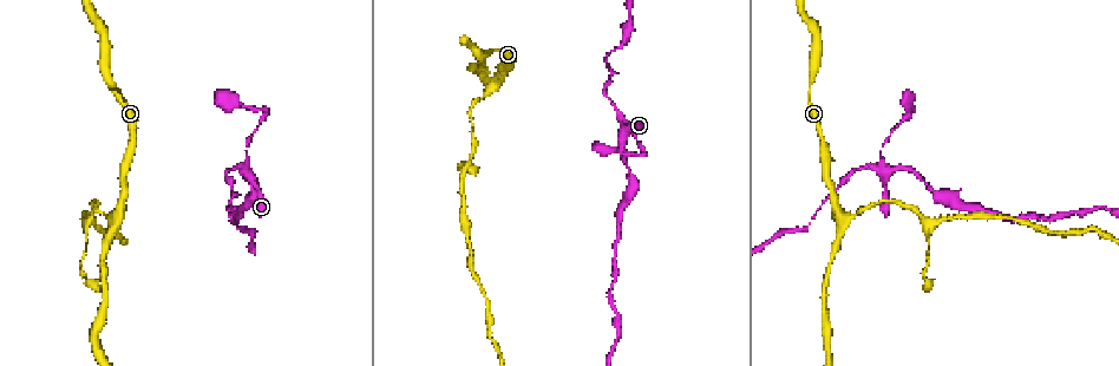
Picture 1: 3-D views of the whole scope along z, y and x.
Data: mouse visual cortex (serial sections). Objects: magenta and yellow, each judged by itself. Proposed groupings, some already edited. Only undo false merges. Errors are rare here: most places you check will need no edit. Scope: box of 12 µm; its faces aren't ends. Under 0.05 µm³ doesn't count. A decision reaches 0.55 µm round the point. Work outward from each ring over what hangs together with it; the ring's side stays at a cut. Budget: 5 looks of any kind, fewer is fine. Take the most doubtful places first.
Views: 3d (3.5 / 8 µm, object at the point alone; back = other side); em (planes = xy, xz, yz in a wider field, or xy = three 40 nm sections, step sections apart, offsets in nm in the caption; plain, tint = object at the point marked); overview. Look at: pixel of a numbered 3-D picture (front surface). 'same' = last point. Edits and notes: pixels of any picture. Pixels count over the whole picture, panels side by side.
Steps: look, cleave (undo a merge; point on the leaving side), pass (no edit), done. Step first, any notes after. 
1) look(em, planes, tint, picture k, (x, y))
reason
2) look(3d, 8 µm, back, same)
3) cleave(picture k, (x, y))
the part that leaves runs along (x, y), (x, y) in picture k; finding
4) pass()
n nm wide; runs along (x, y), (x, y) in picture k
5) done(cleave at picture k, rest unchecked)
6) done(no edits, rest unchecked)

look(3d, 3.5 µm, picture 1, (884, 174))
calibre changes

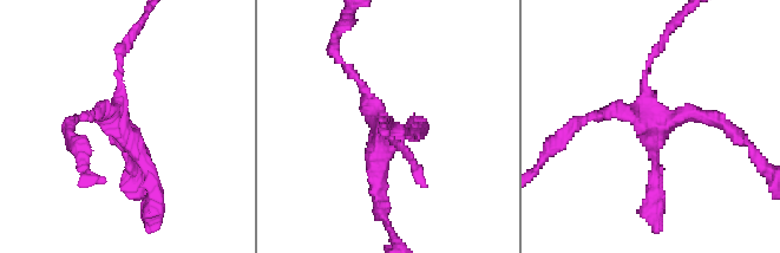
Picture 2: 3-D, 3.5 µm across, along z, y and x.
look(em, xy, step 2, tint, picture 2, (654, 137))
now the EM

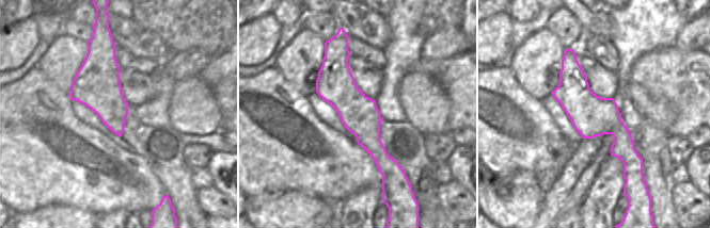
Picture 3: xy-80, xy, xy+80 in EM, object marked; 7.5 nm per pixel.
pass()
runs along (653, 203), (661, 128), (686, 114), (722, 121) in picture 2; continuous, no second cell

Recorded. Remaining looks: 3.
look(3d, 8 µm, picture 1, (118, 219))
three arms meet

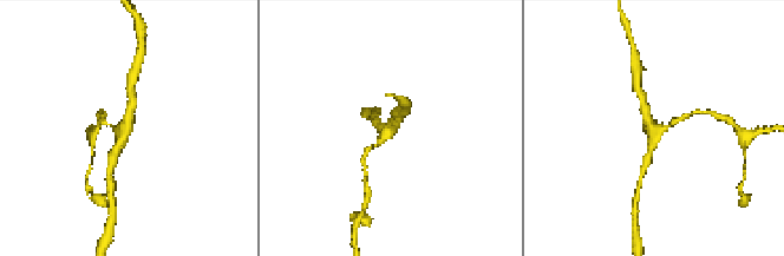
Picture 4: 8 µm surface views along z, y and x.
look(em, planes, tint, picture 4, (122, 132))
3 arms; arms of 150, 250, 250 nm; shape alone is not enough

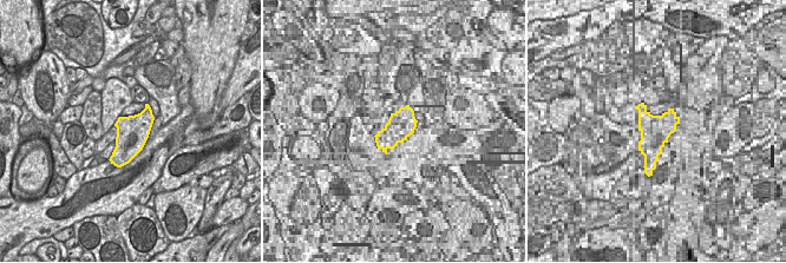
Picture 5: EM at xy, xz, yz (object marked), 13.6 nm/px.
pass()
440 nm wide; runs along (397, 118), (384, 138), (366, 151) in picture 4; all the same cell

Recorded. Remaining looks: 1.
done(no edits, rest unchecked)

